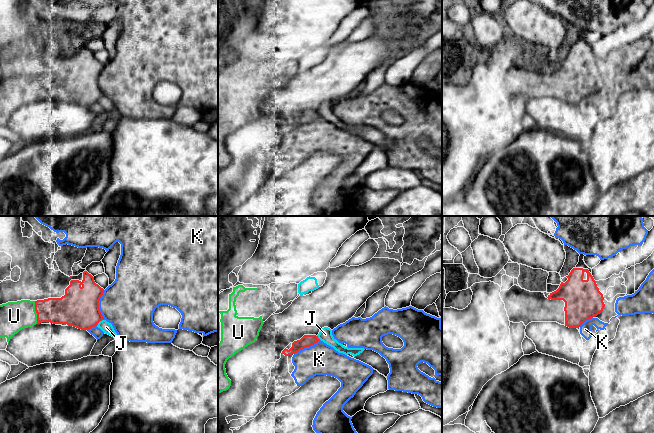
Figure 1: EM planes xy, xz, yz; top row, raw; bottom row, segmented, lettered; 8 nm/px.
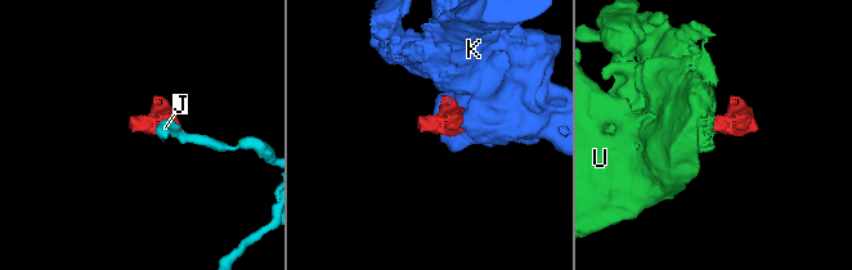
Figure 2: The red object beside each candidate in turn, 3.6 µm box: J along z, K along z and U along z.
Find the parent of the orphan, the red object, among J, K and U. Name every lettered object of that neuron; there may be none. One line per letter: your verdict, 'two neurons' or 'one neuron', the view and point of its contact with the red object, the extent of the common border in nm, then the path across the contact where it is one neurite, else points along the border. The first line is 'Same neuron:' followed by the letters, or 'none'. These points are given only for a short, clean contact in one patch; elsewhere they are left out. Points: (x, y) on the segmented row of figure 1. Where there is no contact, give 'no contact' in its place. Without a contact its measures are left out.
Same neuron: U
J: two neurons; meets red in xy at (99, 321); contact 80 nm long; border along xy (103, 319), (96, 325)
K: two neurons; meets red in xy at (98, 305); contact 240 nm long
U: one neuron; meets red in xy at (36, 312); contact 190 nm long

